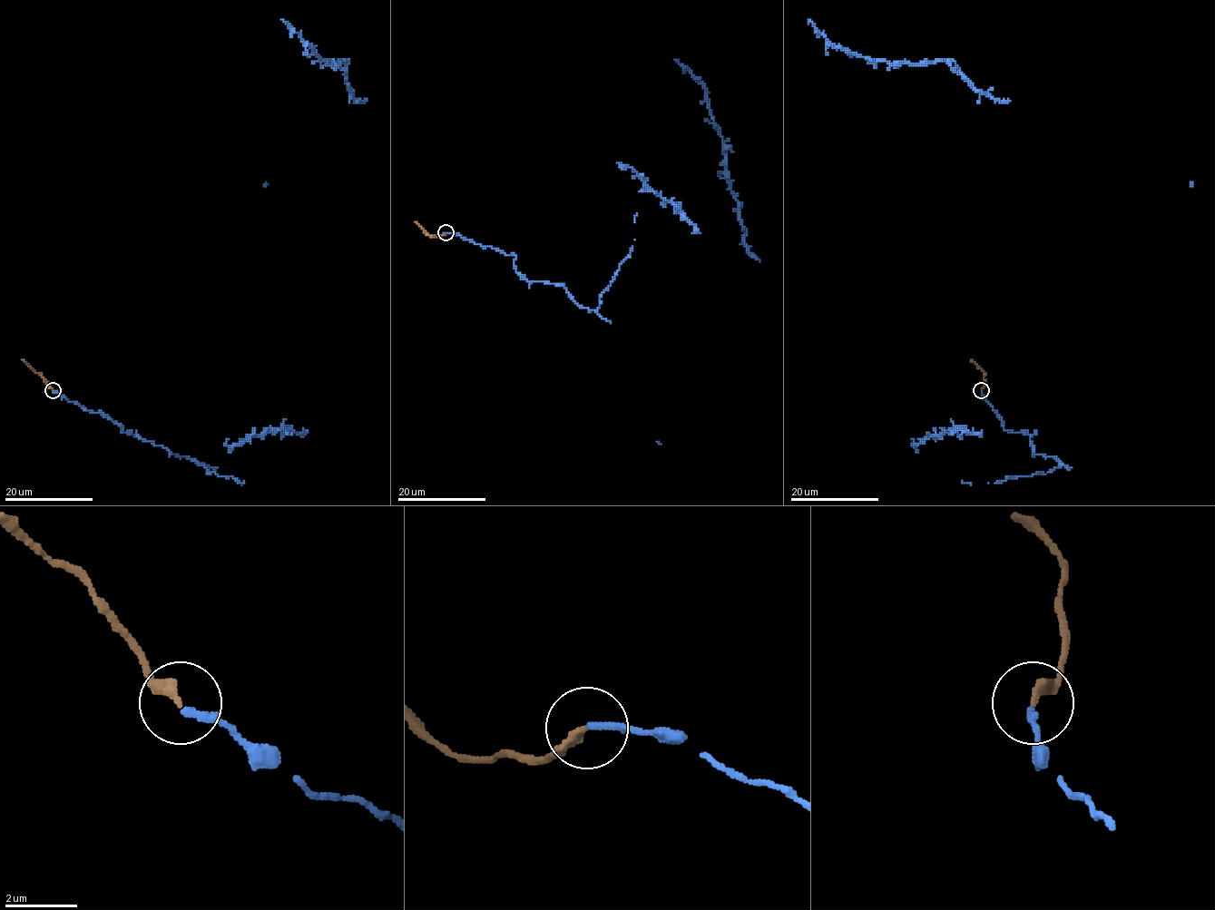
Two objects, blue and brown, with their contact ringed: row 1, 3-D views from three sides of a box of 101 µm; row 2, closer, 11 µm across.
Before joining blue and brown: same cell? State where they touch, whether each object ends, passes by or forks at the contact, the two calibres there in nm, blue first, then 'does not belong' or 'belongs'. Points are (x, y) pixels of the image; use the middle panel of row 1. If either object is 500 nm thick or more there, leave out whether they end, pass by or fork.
place (445, 232); blue ends; brown ends; calibres 200 and 300 nm; belongs

